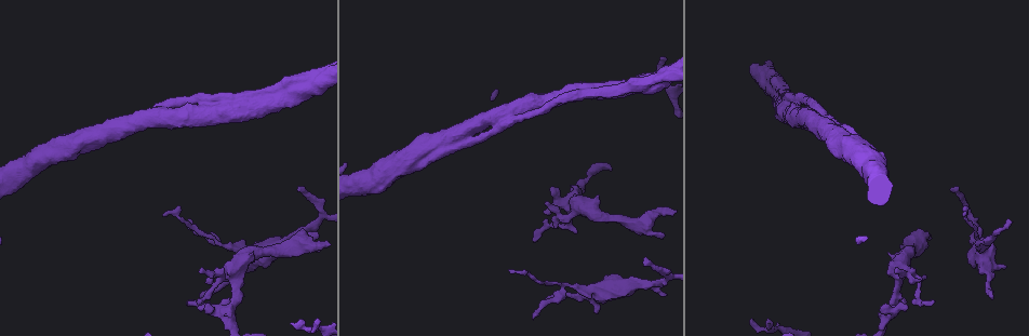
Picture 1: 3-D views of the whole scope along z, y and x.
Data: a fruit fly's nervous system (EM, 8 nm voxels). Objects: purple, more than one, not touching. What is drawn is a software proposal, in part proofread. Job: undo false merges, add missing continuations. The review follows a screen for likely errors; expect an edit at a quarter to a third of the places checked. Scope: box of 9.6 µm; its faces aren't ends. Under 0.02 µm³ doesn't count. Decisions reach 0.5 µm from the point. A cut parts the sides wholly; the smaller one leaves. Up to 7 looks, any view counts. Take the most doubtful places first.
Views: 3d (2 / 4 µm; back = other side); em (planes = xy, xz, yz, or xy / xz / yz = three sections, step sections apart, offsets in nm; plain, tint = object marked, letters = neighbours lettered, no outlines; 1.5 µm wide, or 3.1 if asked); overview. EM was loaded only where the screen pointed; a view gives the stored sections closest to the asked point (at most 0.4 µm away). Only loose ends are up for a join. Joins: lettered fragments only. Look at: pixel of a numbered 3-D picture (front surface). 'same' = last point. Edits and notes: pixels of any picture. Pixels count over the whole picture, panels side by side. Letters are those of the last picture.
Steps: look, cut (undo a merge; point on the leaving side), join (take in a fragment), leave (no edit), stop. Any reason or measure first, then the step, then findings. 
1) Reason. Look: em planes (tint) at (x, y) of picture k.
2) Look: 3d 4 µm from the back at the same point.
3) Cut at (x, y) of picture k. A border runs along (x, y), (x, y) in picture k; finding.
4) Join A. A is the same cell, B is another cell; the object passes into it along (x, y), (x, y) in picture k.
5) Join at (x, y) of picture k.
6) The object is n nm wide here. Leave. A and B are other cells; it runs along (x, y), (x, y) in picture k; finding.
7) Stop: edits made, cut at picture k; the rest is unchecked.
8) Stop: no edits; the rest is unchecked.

Free end. Look: 3d 4 µm at (201, 296) of picture 1.

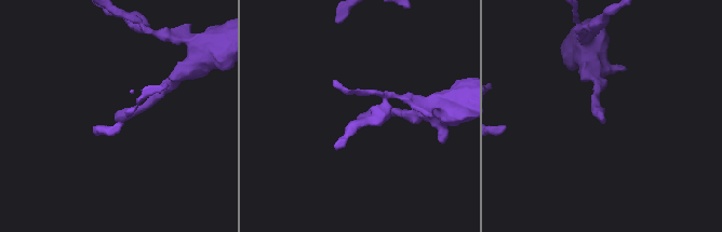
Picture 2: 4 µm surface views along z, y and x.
Look: em yz step 4 (letters) at (604, 122) of picture 2.

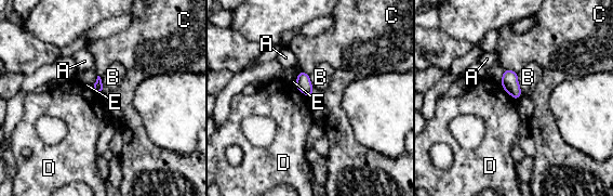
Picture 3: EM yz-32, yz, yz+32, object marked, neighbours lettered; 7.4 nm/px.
Leave. A, B, C, D and E are other cells; a border runs along (500, 82), (516, 100) in picture 3; none of them fits.

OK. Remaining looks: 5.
Thin end. Look: 3d 2 µm from the back at (659, 59) of picture 1.

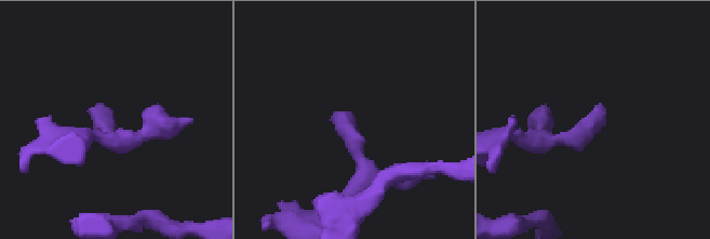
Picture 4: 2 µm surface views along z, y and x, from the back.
Look: em planes (letters) at (106, 108) of picture 4.

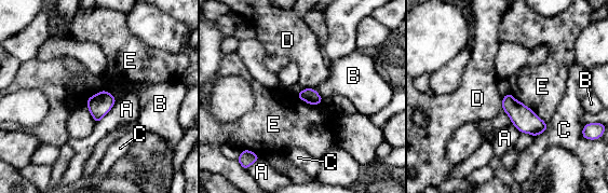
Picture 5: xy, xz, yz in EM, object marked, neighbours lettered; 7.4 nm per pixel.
The object is 110 nm wide here. Leave. A, B, C, D and E are other cells; a border runs along (519, 101), (529, 107), (545, 123) in picture 5; no lettered fragment goes on from it.

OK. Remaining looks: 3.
Look: 3d 4 µm at (322, 214) of picture 1.

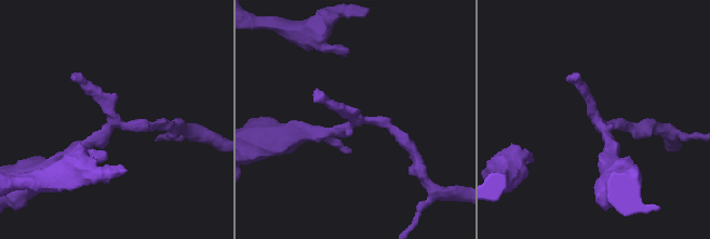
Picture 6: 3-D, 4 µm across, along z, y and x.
Now the EM. Look: em yz step 8 (tint) at (113, 122) of picture 6.

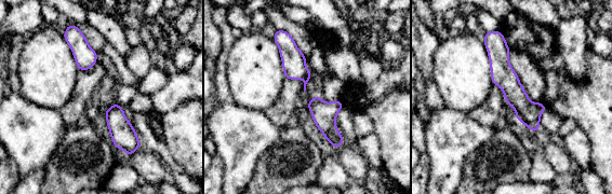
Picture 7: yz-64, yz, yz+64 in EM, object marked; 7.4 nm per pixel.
Look: em planes (letters) at the same point.

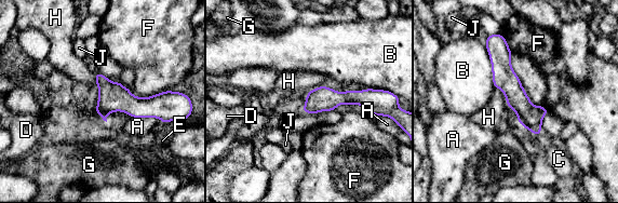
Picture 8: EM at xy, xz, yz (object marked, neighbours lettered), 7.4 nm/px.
Leave. A, B, C, D, E, F, G, H and J are other cells; all the same neuron.

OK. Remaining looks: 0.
Stop: no edits; the rest is unchecked.

